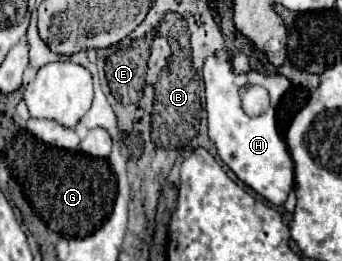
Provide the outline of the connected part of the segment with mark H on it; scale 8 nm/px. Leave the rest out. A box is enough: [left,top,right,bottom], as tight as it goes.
[203,54,293,206]

